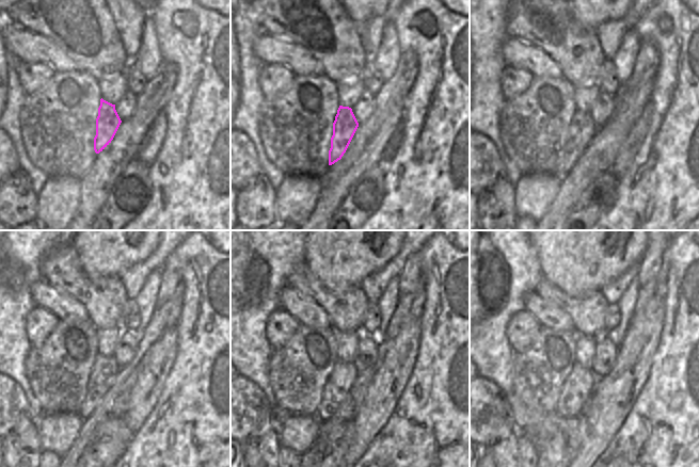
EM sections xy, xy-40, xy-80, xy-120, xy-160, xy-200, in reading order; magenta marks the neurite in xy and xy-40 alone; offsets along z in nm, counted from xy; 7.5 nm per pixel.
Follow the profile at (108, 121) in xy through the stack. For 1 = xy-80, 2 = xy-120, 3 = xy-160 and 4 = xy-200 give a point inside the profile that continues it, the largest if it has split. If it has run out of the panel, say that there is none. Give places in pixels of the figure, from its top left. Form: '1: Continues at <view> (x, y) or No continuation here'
1: Continues at xy-80 (582, 129)
2: Continues at xy-120 (105, 369)
3: Continues at xy-160 (344, 374)
4: Continues at xy-200 (575, 392)

